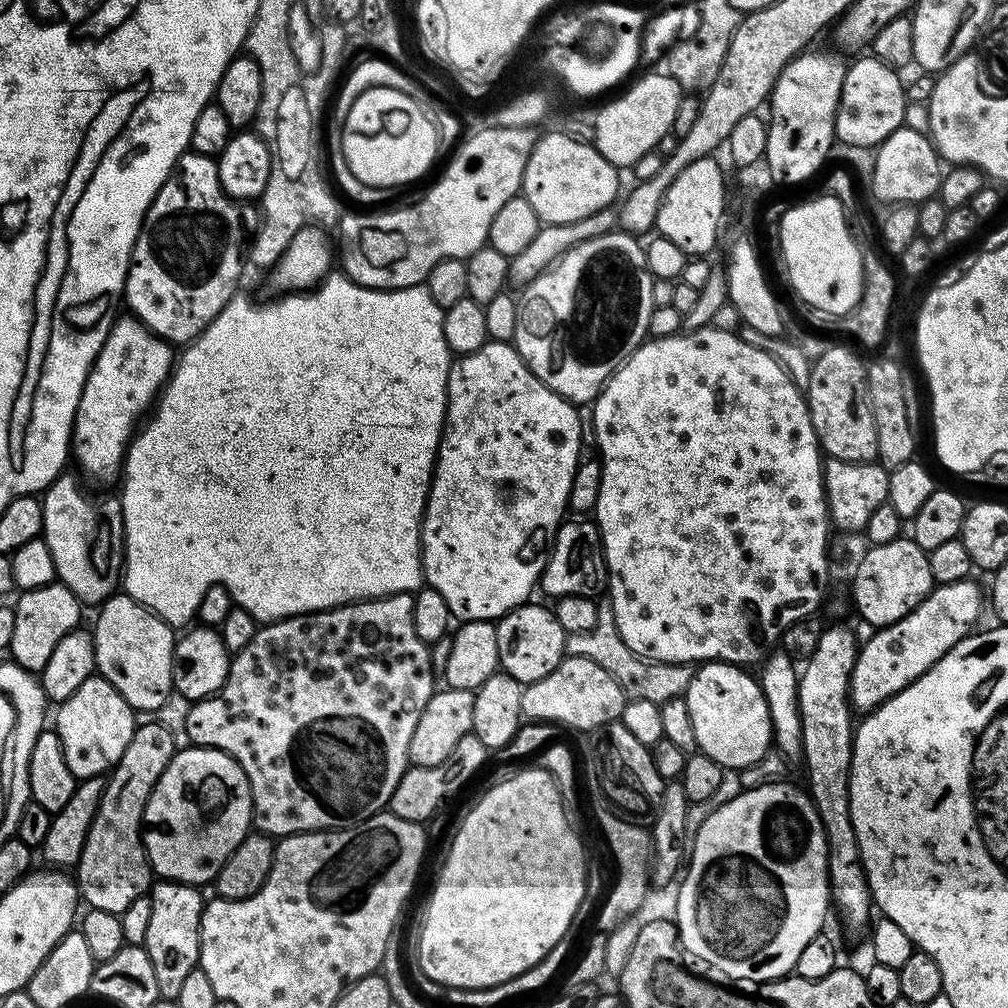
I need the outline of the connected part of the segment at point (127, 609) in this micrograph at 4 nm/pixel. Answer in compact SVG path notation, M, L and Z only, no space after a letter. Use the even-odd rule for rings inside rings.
M127 594L113 595L111 599L109 599L107 603L105 603L103 607L99 609L99 612L100 617L98 617L96 620L96 628L94 627L94 639L96 641L96 667L99 675L111 682L114 688L118 690L120 694L122 694L122 698L125 700L125 702L127 702L128 705L137 713L143 714L143 712L152 712L155 710L155 708L162 707L163 704L167 702L168 695L173 695L174 692L174 685L172 682L172 659L176 653L176 642L178 636L177 633L172 633L175 632L173 625L166 623L161 616L155 616L150 609L148 609L146 606L142 606L137 602L137 600L133 600L132 597Z

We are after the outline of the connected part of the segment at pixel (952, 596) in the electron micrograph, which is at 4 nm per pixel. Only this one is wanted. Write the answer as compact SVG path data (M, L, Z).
M975 579L959 580L953 584L941 584L933 587L927 600L914 609L913 612L896 620L893 624L877 627L876 632L868 641L859 645L856 654L856 663L850 674L850 696L853 703L862 709L862 712L872 711L879 707L890 697L899 695L913 682L928 672L933 665L943 658L965 636L973 631L972 623L980 616L980 607L986 604L986 596L980 593L980 588L975 584Z

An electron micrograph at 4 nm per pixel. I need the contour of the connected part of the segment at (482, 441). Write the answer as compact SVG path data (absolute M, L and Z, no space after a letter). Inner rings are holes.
M487 342L481 348L473 352L471 356L459 357L448 369L448 415L444 422L444 437L440 440L440 449L436 451L436 464L432 468L432 484L428 488L428 501L424 507L424 520L420 524L420 559L424 566L424 579L427 587L438 590L442 598L446 598L446 606L452 611L453 617L457 621L465 620L490 620L497 621L501 616L511 612L513 608L519 608L522 604L529 603L532 591L537 591L540 577L544 574L544 568L548 564L548 557L554 547L556 534L560 530L560 525L565 523L564 511L568 508L568 499L572 496L572 483L576 480L576 463L580 460L580 416L569 401L559 396L554 390L550 390L543 384L537 376L526 366L526 362L517 354L515 347L508 342Z

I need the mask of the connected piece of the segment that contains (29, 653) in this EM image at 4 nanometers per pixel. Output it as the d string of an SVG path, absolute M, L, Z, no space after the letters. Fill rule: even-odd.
M53 582L44 588L35 588L21 595L21 600L14 604L16 617L14 618L14 638L10 656L18 667L26 671L39 674L50 662L50 654L54 654L54 646L62 642L67 632L77 631L82 605L77 593L64 584Z

